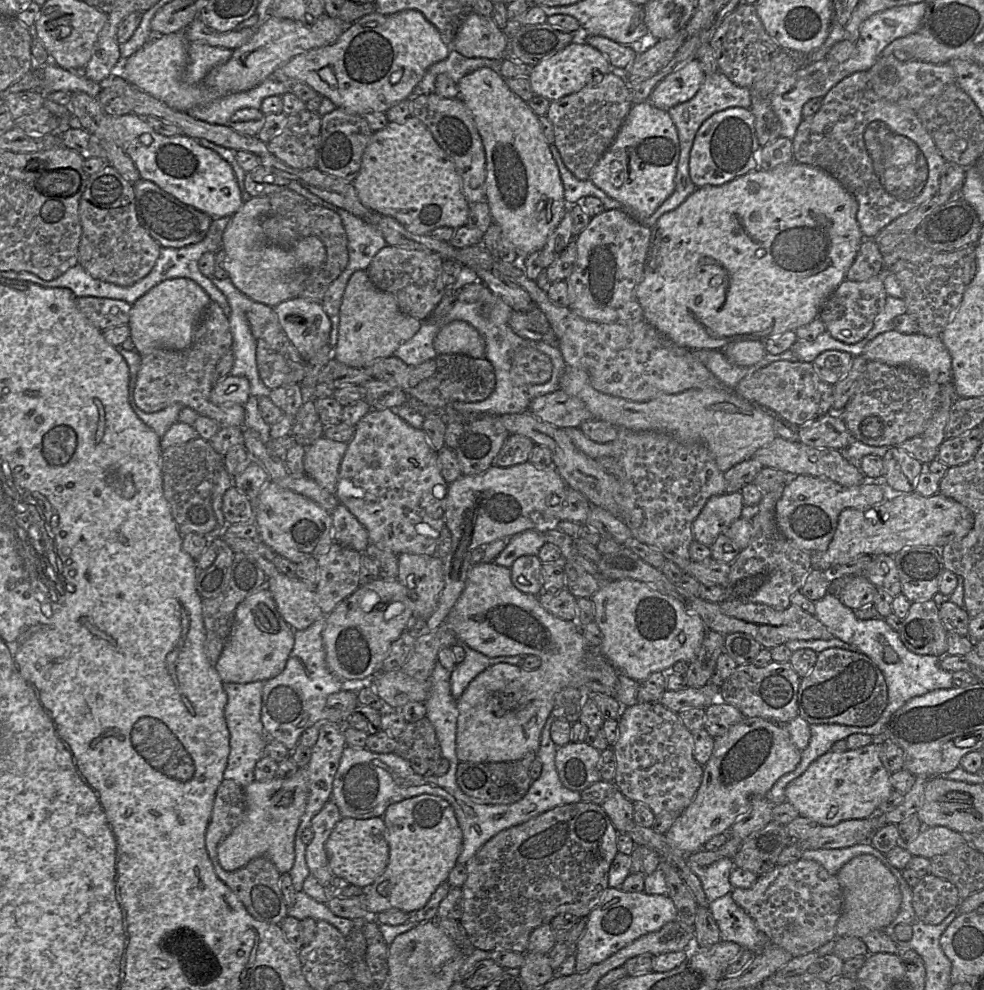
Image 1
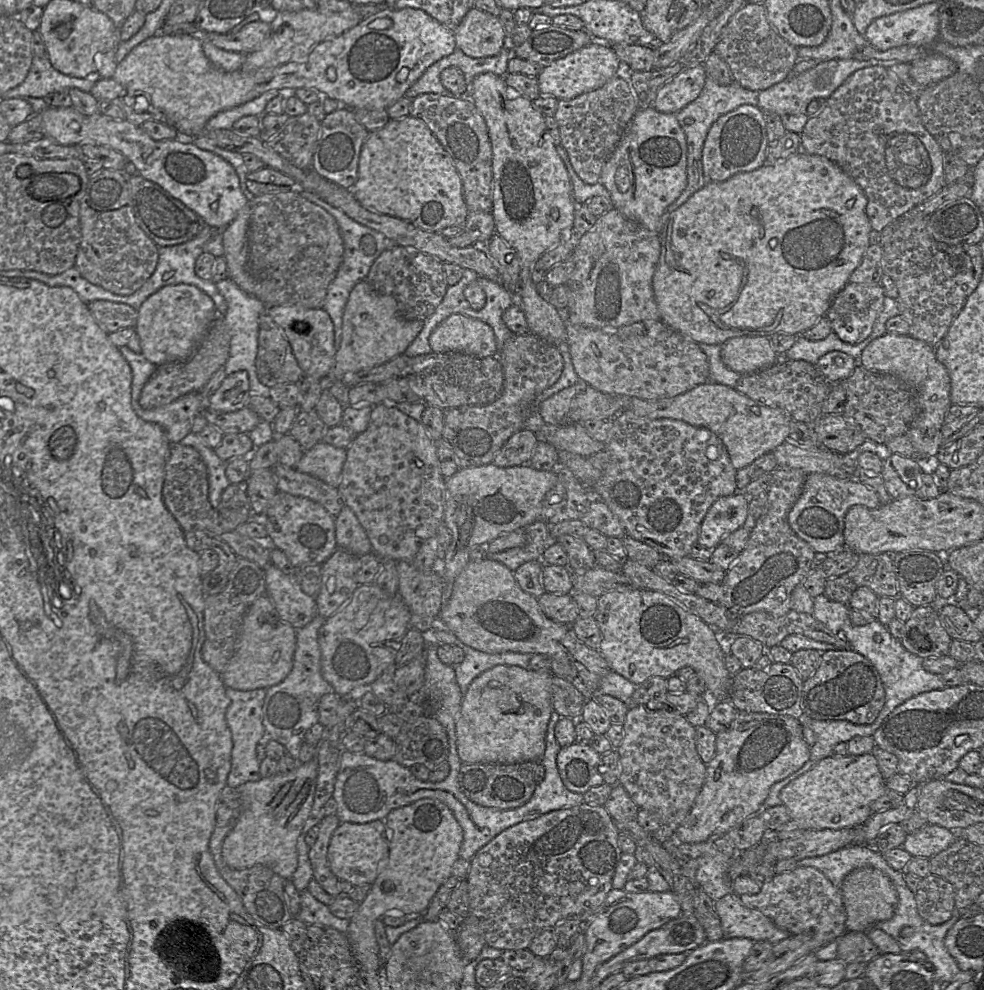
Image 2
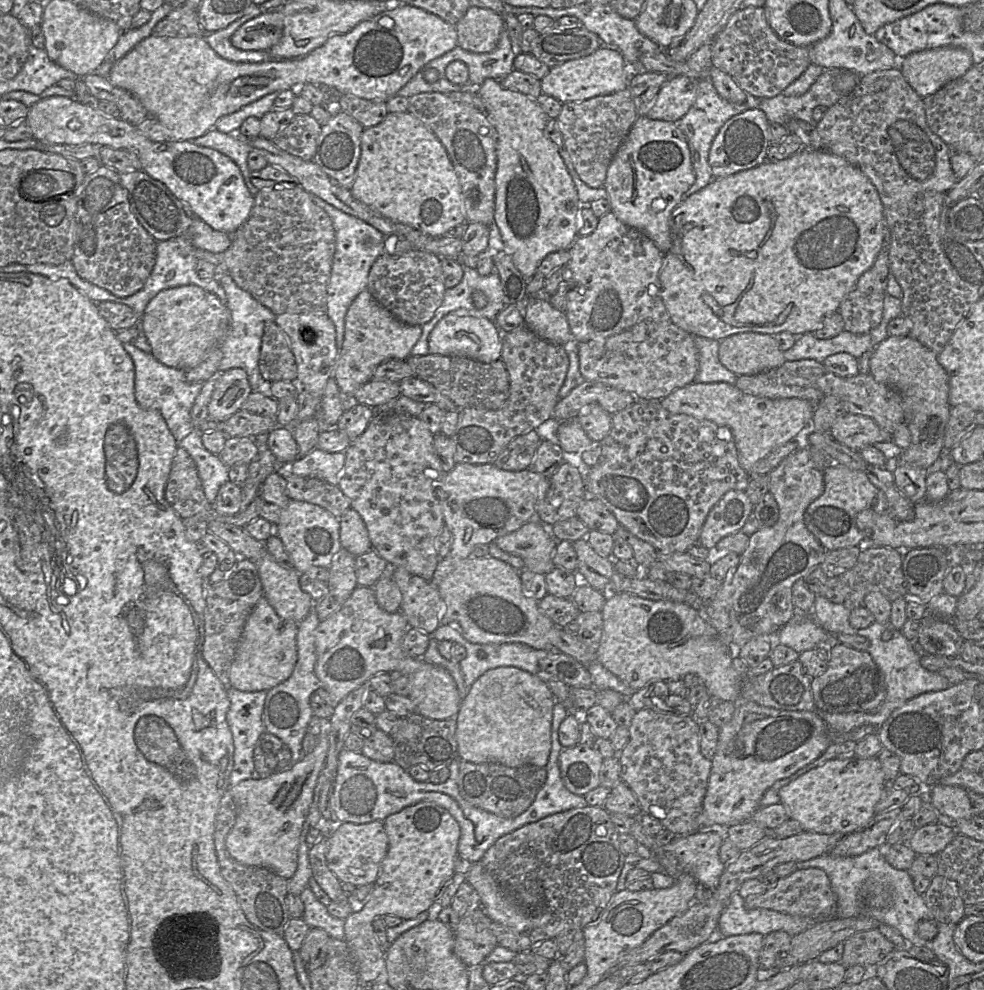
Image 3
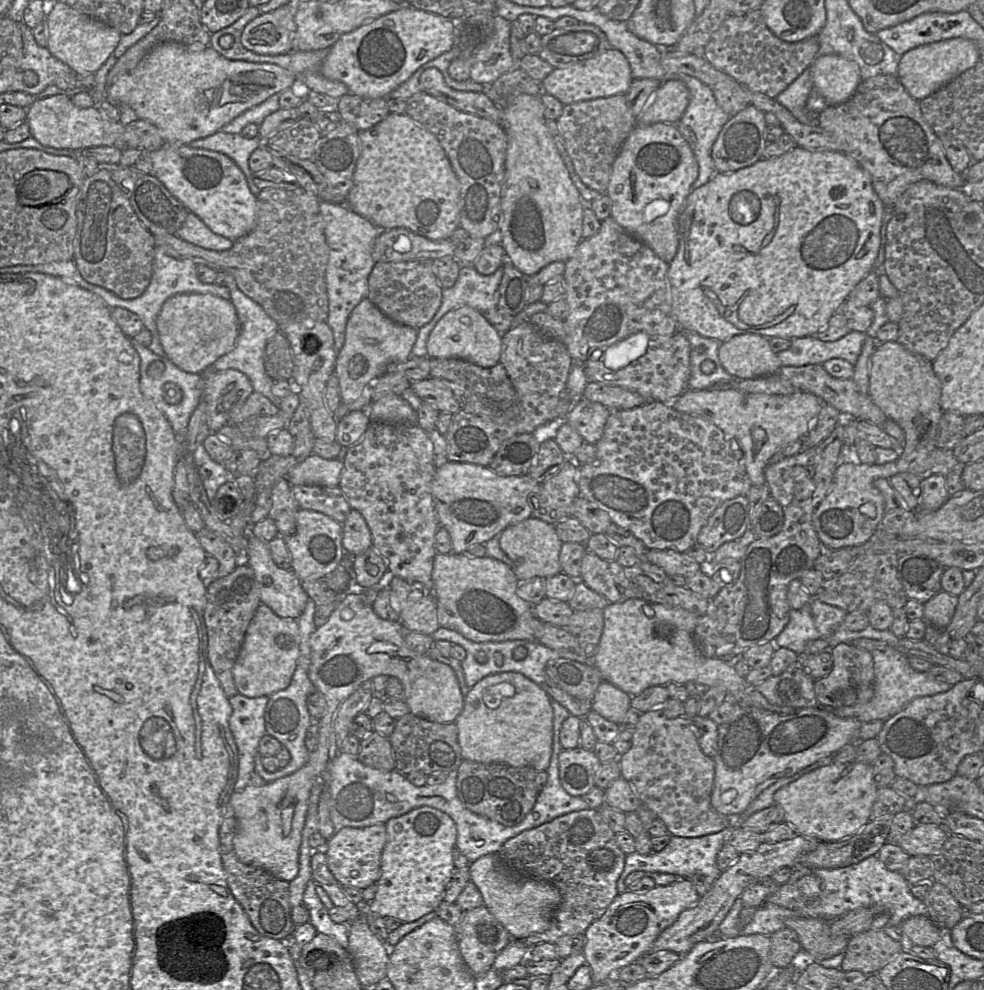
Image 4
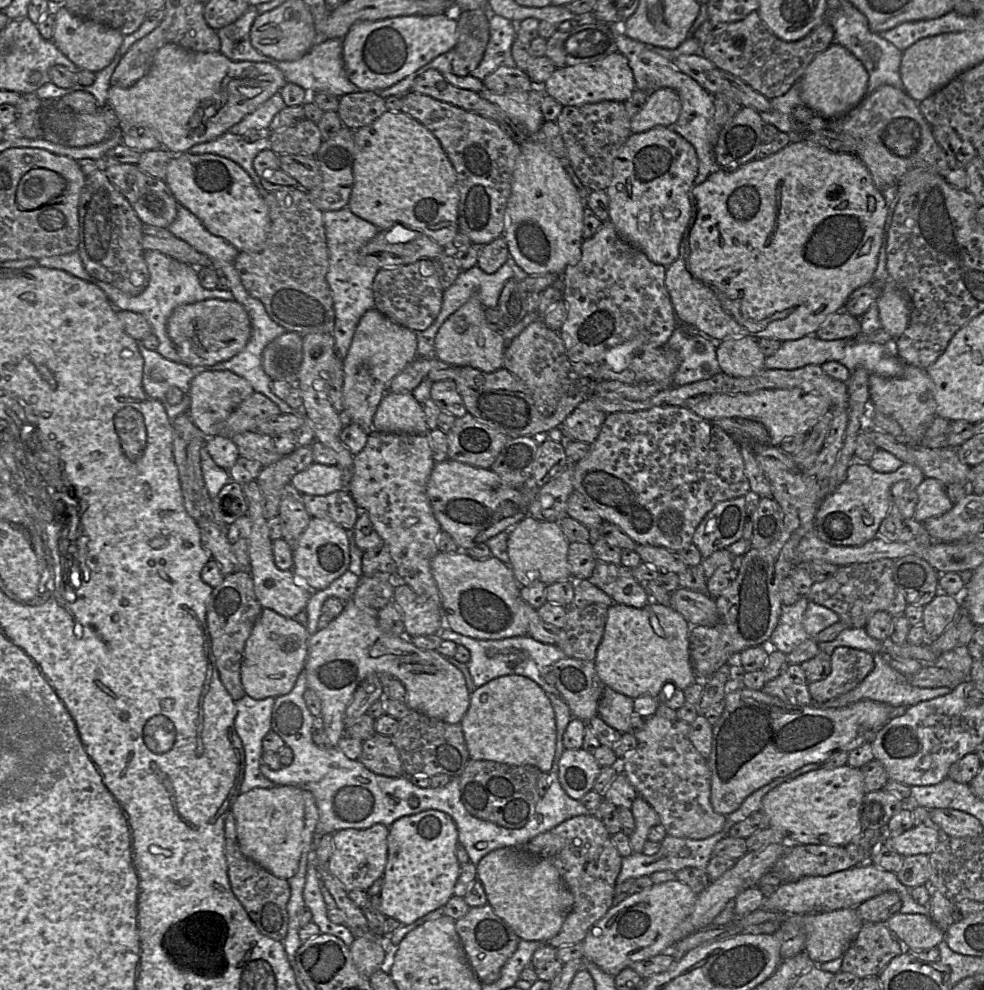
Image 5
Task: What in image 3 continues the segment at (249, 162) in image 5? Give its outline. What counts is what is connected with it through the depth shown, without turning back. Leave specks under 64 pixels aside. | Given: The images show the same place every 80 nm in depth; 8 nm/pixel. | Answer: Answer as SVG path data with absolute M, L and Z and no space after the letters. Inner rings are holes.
M213 128L195 140L189 141L192 141L197 146L217 150L233 160L239 167L250 194L255 197L259 190L250 180L251 171L248 167L247 158L252 147L249 140L239 136L238 133L226 134Z

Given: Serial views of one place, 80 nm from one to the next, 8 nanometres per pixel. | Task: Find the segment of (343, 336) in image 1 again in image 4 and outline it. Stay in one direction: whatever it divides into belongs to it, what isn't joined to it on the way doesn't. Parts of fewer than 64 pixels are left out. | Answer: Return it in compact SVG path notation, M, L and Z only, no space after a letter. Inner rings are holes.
M368 297L352 310L346 325L345 342L337 355L334 374L340 385L343 403L350 411L367 410L372 402L372 386L392 362L404 362L412 354L418 330L386 316Z

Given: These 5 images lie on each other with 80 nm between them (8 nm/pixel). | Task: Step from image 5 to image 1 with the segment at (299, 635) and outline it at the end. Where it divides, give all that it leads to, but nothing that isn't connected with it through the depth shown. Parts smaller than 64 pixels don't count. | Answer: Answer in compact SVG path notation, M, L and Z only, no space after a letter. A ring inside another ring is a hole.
M263 588L237 606L230 635L214 667L222 682L265 682L284 670L293 646L294 630L280 615L268 588Z

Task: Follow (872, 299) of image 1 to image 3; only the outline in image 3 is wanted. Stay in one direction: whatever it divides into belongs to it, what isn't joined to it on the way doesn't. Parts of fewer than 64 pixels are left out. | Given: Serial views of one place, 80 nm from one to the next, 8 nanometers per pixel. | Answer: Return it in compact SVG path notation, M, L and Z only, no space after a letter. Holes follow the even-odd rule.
M853 290L841 302L838 313L844 322L844 331L865 335L881 321L885 294L863 294Z

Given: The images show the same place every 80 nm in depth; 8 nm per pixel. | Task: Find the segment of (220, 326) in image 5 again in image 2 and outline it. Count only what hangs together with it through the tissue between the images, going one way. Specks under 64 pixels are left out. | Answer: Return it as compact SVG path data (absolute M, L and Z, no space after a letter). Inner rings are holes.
M171 284L150 295L137 310L134 330L139 337L141 353L156 366L190 359L219 316L214 301L192 284Z

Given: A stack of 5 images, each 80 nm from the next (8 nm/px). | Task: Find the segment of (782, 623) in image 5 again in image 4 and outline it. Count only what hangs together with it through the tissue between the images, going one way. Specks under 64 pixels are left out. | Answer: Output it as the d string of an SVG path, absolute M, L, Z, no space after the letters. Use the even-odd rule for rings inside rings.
M809 603L800 609L790 609L789 614L789 622L773 641L776 646L788 648L801 658L806 644L819 639L820 633L815 627Z

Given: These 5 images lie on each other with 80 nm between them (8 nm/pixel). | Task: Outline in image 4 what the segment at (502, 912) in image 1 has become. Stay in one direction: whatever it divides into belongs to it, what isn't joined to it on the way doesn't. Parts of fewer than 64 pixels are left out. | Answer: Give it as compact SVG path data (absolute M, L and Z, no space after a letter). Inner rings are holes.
M589 808L557 817L536 828L526 830L504 843L497 854L503 864L522 875L550 882L561 893L561 903L549 929L520 940L527 947L533 948L540 943L556 944L565 936L584 934L593 922L603 916L619 894L617 882L625 867L626 855L618 846L616 835L603 820L599 810Z

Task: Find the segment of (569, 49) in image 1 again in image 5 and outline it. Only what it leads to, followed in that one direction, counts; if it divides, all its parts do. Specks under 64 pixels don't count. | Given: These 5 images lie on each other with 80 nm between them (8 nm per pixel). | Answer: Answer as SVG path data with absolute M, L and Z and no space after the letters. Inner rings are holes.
M620 52L589 63L581 63L571 67L556 68L544 83L545 94L553 97L563 106L582 106L601 101L625 102L632 96L636 83L627 58Z

